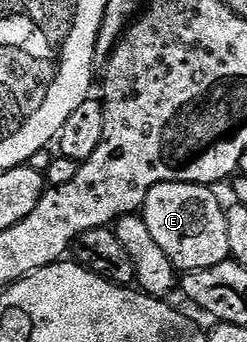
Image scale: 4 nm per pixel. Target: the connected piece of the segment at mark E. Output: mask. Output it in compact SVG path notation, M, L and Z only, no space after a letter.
M158 183L144 200L142 216L154 243L166 251L178 271L209 269L229 260L230 239L226 235L226 209L207 185Z

